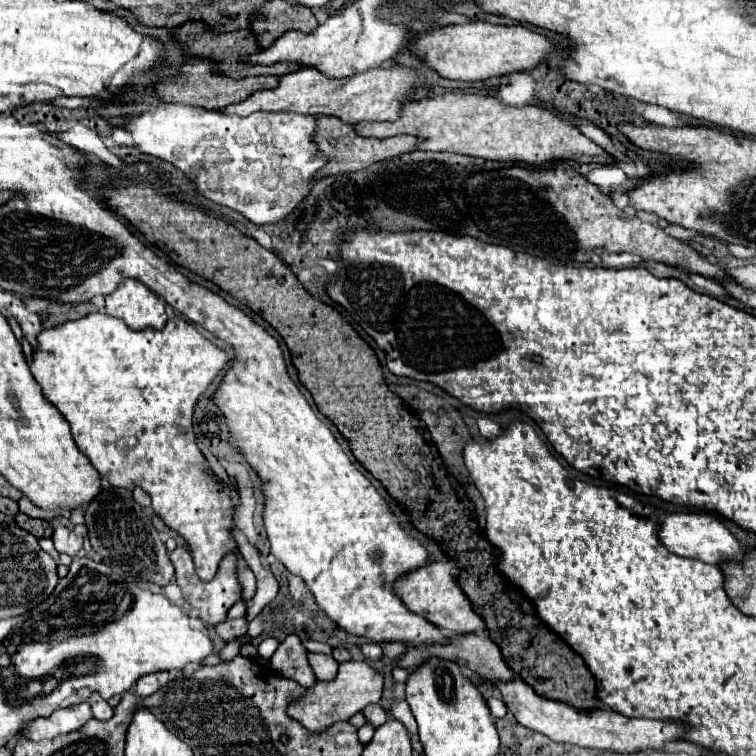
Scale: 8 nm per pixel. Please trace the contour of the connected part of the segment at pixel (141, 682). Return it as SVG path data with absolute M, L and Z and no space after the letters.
M162 671L162 673L150 673L150 675L144 675L138 679L138 683L134 685L134 693L140 695L140 697L148 697L152 693L156 693L160 687L164 687L168 683L168 673Z

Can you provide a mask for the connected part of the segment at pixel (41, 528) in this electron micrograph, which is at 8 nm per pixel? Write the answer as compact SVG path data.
M18 513L18 515L14 517L14 521L18 523L18 527L22 527L22 529L34 533L38 539L40 539L40 537L50 537L50 535L52 535L52 527L50 527L48 521L32 519L32 517L24 515L24 513Z

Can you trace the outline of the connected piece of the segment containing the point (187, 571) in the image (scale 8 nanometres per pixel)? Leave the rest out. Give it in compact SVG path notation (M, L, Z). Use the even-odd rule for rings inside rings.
M174 549L170 553L170 561L176 569L176 583L180 585L186 601L194 607L200 609L200 619L206 623L206 625L218 625L226 619L226 613L228 609L242 599L242 585L238 581L238 555L236 553L226 553L224 559L220 561L220 567L214 575L212 581L202 581L196 573L196 567L194 563L190 561L190 553L184 551L184 549Z

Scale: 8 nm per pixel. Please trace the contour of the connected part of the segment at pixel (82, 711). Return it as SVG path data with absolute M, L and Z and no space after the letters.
M78 703L72 707L58 707L50 717L36 717L26 721L20 735L32 741L54 739L64 733L78 731L92 717L90 703Z

